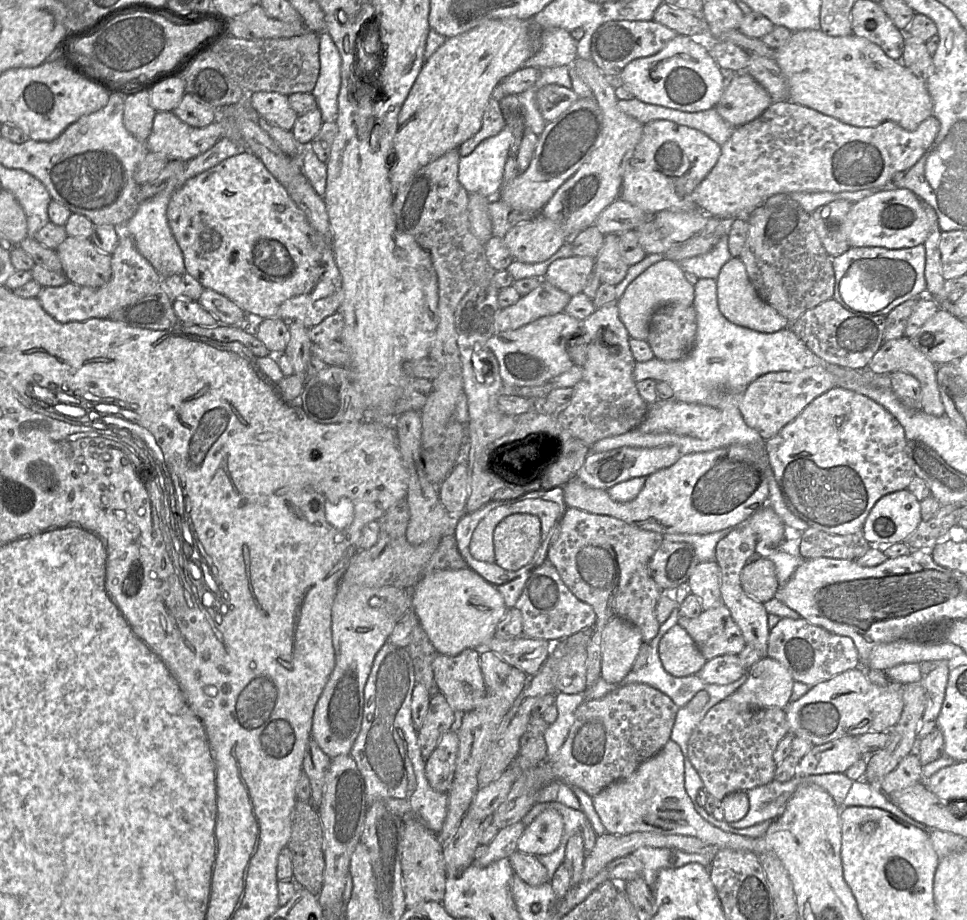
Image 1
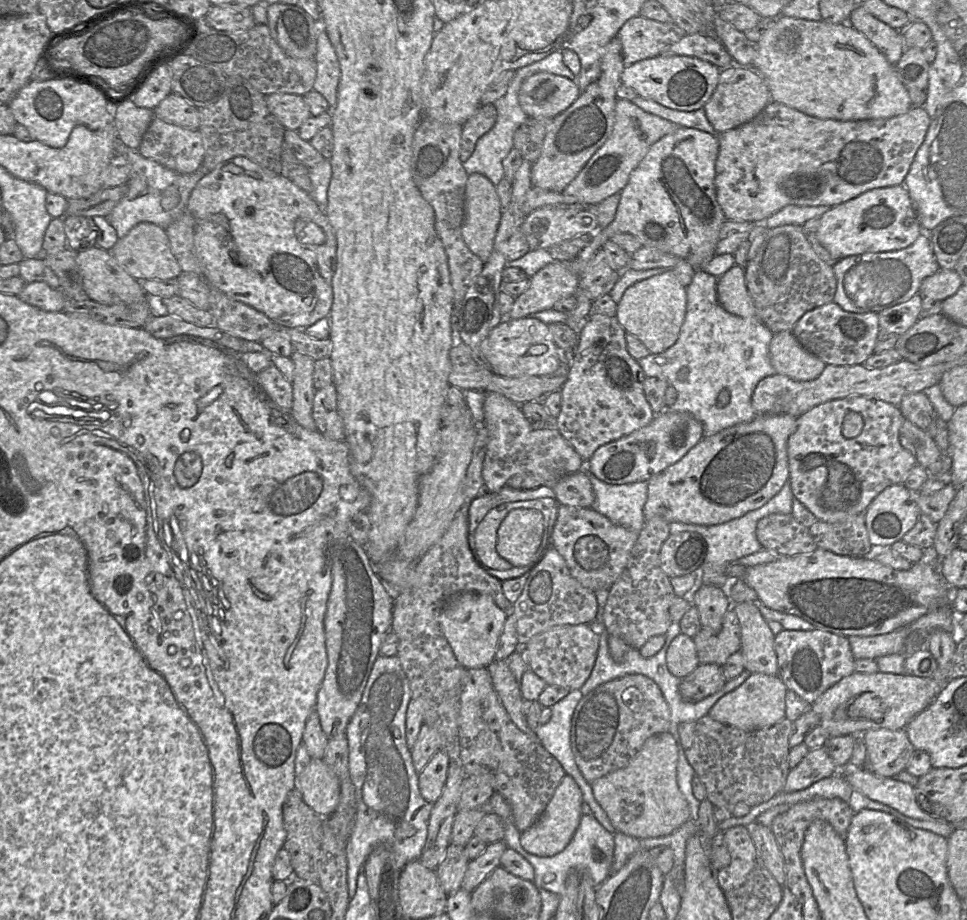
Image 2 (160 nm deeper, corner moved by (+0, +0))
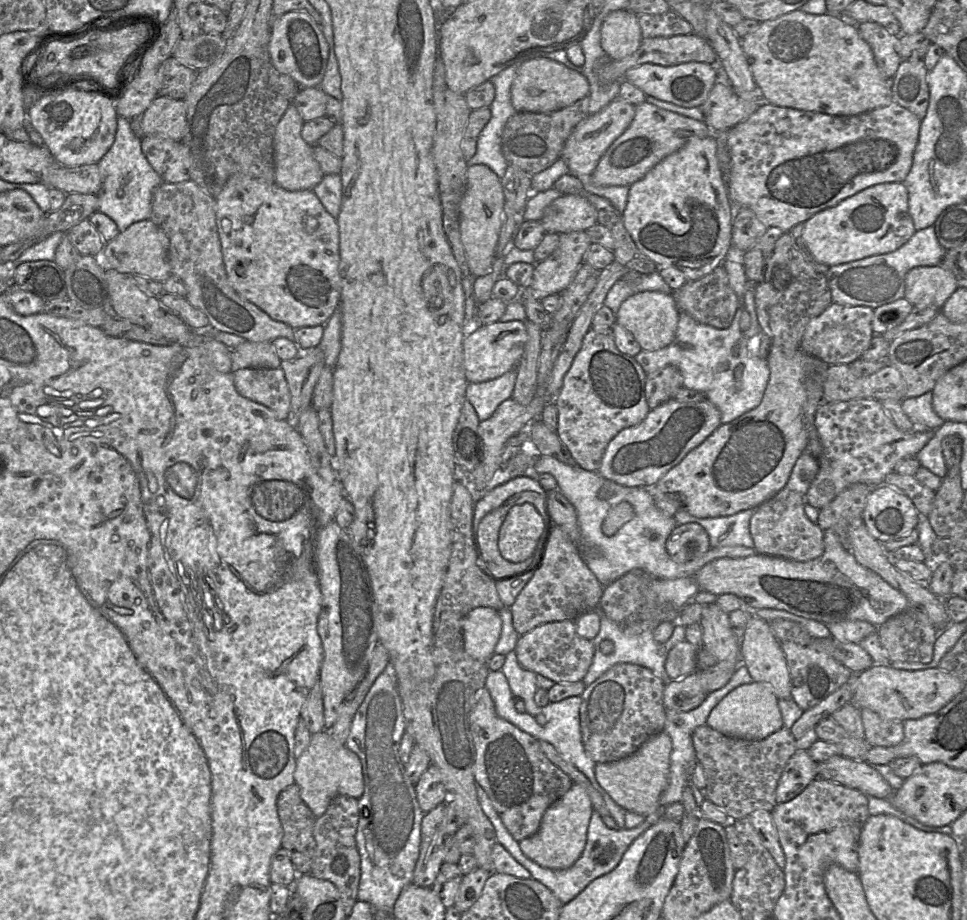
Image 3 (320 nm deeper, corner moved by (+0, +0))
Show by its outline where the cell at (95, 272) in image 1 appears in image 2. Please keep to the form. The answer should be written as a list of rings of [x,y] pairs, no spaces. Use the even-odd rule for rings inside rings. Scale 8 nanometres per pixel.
[[[96,245],[77,252],[84,289],[89,299],[105,305],[140,302],[149,297],[112,254]]]

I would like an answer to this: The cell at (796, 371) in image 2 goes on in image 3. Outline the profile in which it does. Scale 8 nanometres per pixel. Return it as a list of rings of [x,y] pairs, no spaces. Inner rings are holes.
[[[770,343],[767,353],[770,377],[761,403],[756,408],[715,429],[650,488],[652,495],[655,492],[675,493],[682,503],[681,509],[690,515],[696,518],[714,518],[730,516],[747,509],[756,509],[780,492],[787,484],[796,461],[807,445],[805,425],[807,401],[804,377],[812,358],[815,357],[802,349],[784,350]]]

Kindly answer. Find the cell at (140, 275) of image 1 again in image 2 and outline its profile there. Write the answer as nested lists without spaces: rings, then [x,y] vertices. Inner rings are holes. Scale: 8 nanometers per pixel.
[[[32,282],[25,285],[18,297],[27,304],[47,312],[61,312],[66,295],[59,289],[53,289],[45,282]]]

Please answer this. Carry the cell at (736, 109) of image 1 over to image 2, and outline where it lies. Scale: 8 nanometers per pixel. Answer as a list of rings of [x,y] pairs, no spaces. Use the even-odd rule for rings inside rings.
[[[779,16],[775,19],[773,25],[763,33],[760,40],[755,44],[755,49],[756,57],[752,67],[741,67],[732,64],[721,69],[718,84],[712,96],[703,107],[707,119],[717,133],[726,132],[751,121],[761,113],[771,101],[782,103],[810,116],[839,121],[888,119],[905,114],[912,107],[908,92],[901,82],[895,66],[890,64],[883,54],[868,39],[861,32],[854,29],[849,23],[833,24],[823,20],[811,21]]]

